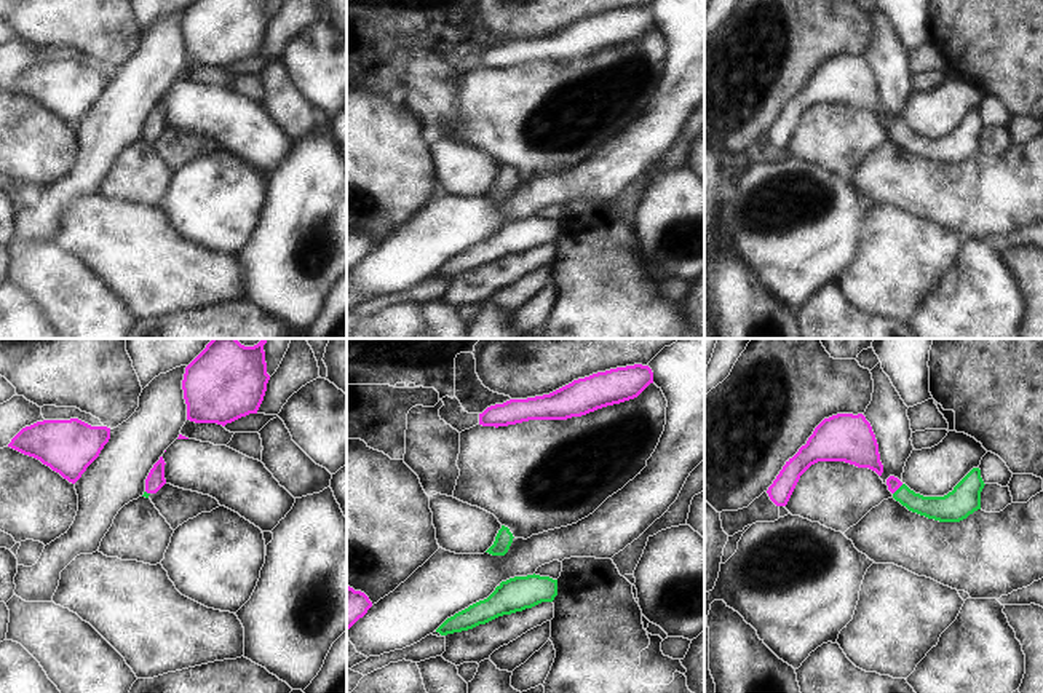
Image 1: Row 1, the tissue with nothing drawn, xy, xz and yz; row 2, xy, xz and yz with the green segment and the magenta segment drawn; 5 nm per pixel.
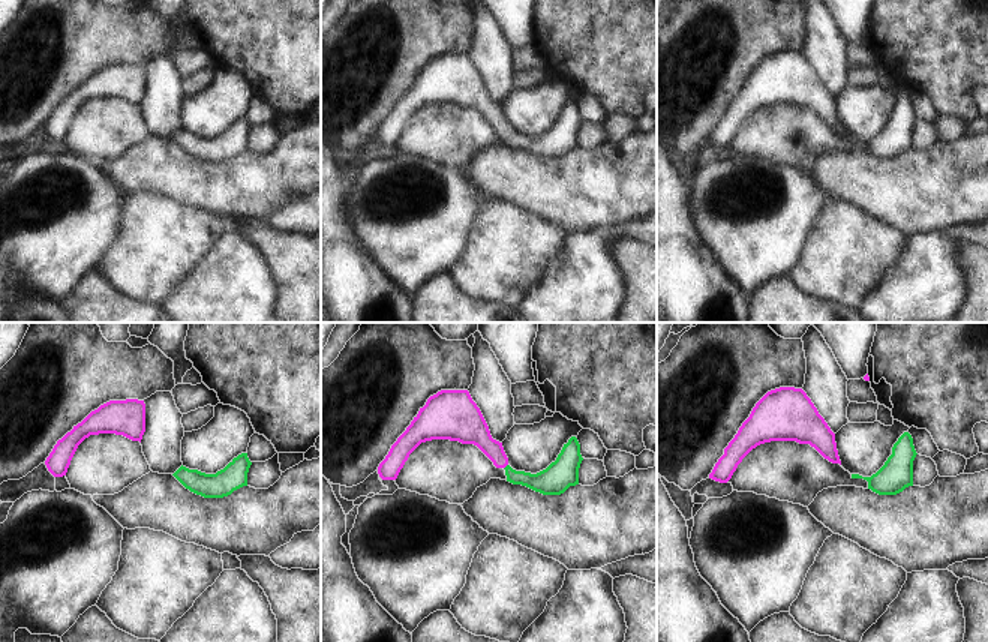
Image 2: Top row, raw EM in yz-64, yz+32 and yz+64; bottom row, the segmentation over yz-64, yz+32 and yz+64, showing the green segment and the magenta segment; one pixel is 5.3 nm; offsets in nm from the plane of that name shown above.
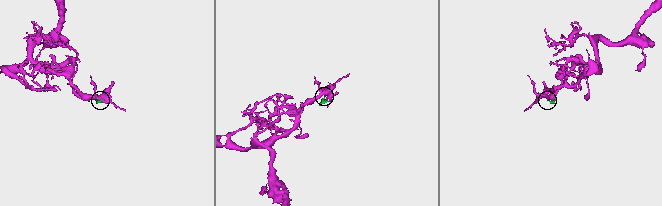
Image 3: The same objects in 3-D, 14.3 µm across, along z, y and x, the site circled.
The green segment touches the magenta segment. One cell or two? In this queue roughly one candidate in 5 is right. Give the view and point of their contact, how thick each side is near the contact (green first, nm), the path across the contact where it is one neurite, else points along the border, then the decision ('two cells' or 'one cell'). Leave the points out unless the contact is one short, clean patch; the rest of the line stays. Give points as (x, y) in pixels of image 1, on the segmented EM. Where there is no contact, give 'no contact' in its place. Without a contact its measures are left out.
meets green in yz at (898, 489); 130 nm thick on the green side, 70 nm on the other; runs through yz (939, 508), (916, 503), (898, 489), (893, 483); one cell

